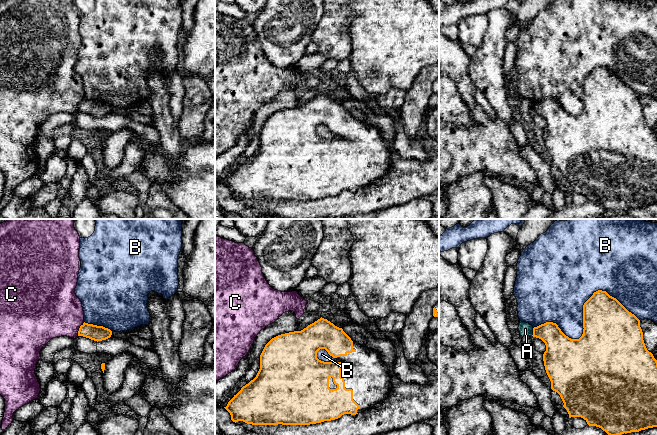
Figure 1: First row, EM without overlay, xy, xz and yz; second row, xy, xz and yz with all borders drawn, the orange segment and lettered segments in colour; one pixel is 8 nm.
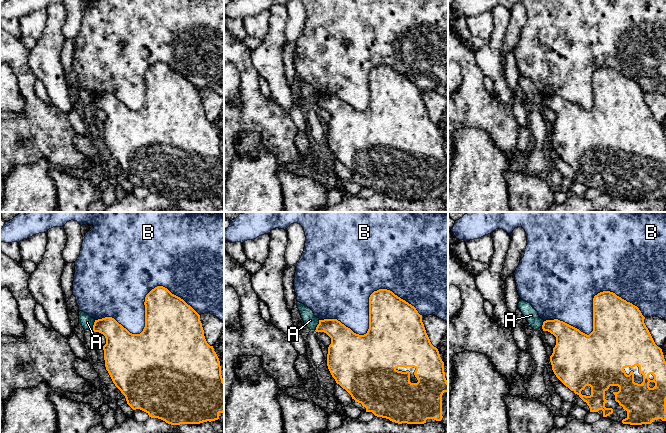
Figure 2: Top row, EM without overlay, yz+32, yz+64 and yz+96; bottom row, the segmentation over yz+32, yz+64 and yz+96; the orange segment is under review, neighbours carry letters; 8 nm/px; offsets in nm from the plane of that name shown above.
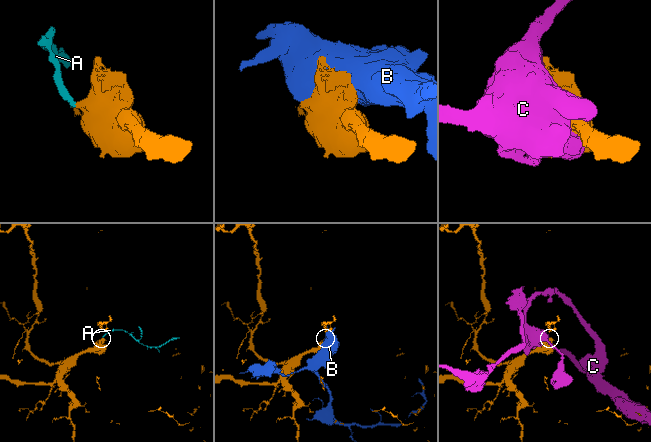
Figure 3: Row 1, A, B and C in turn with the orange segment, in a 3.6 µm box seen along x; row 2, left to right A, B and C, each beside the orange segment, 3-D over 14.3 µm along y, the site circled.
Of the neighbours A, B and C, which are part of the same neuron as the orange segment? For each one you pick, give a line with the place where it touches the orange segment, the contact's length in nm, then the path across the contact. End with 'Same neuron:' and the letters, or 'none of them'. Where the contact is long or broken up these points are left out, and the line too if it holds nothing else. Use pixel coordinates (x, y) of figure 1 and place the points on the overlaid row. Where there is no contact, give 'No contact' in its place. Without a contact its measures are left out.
Same neuron: none of them

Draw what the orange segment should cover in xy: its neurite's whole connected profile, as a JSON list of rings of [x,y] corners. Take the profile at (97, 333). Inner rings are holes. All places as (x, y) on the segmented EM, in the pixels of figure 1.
[[[83,323],[78,331],[78,336],[83,336],[94,341],[102,341],[110,338],[112,331],[103,326]]]

